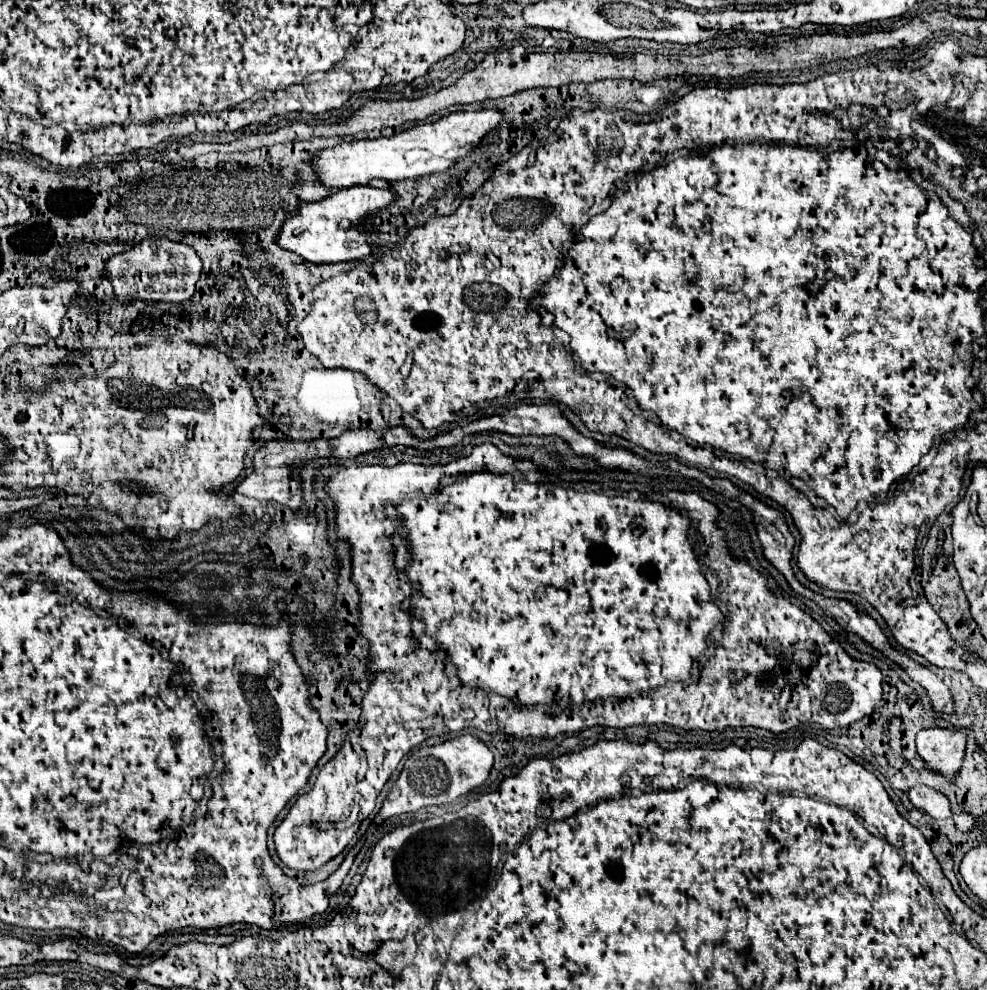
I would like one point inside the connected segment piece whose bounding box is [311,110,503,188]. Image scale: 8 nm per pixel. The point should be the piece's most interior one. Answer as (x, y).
(434, 146)

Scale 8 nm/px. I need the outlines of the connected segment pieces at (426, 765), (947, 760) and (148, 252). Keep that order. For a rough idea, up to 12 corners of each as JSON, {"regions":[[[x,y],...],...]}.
{"regions":[[[471,734],[407,758],[375,818],[481,786],[491,750]],[[955,728],[917,734],[925,770],[953,782],[963,764],[965,734]],[[149,234],[107,260],[121,302],[181,304],[203,262],[191,246]]]}

